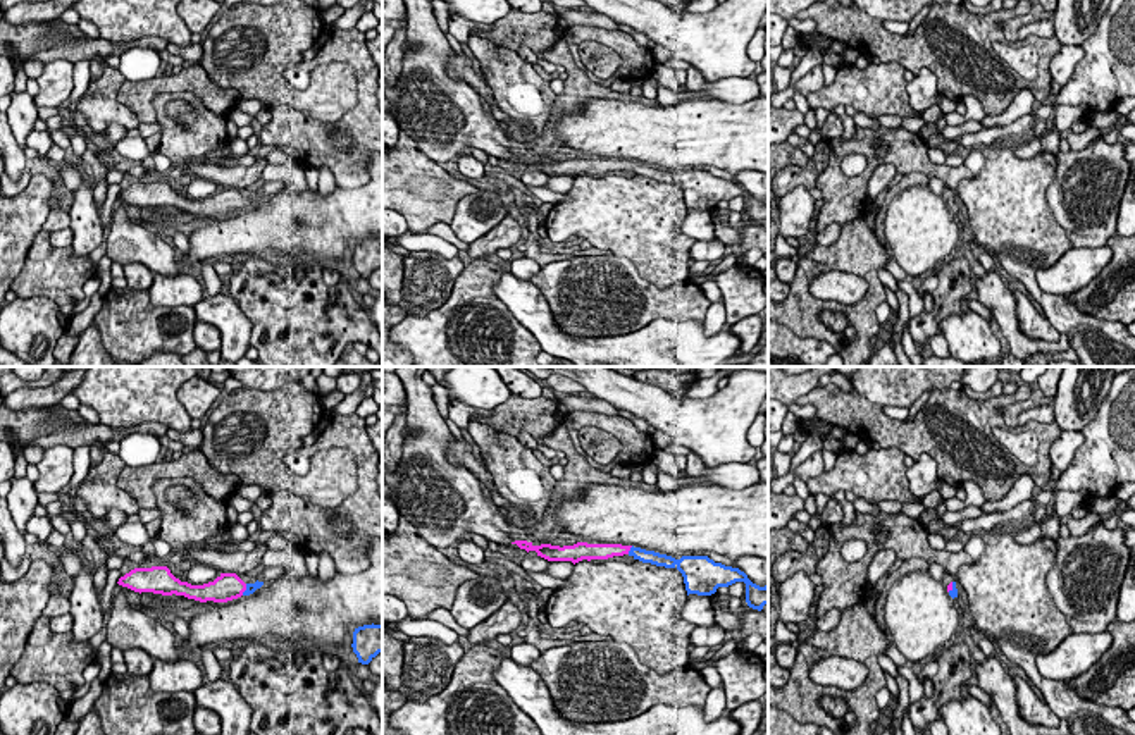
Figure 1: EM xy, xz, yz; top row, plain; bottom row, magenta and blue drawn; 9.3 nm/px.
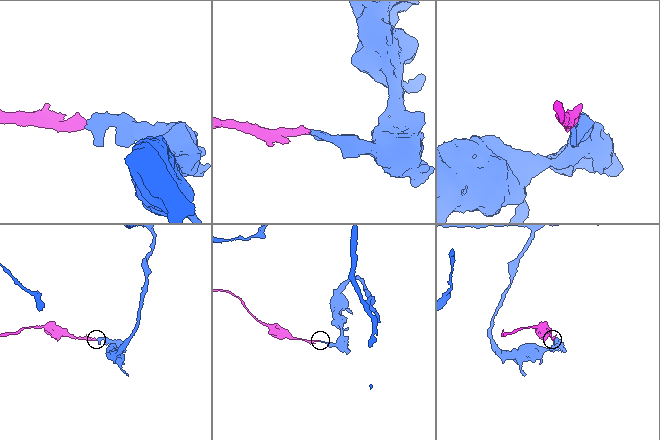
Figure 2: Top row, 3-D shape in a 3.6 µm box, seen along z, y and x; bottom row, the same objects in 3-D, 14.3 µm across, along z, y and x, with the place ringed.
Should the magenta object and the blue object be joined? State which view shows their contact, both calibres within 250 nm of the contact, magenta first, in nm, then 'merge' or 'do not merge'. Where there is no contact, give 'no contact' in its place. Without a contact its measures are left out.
contact in xz; calibres 160 and 130 nm; merge

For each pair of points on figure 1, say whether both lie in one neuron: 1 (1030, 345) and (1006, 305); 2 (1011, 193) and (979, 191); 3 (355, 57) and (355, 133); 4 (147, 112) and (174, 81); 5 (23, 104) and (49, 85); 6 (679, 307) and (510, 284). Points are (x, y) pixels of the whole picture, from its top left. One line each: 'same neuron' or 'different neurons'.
1: same neuron
2: same neuron
3: same neuron
4: same neuron
5: different neurons
6: different neurons

